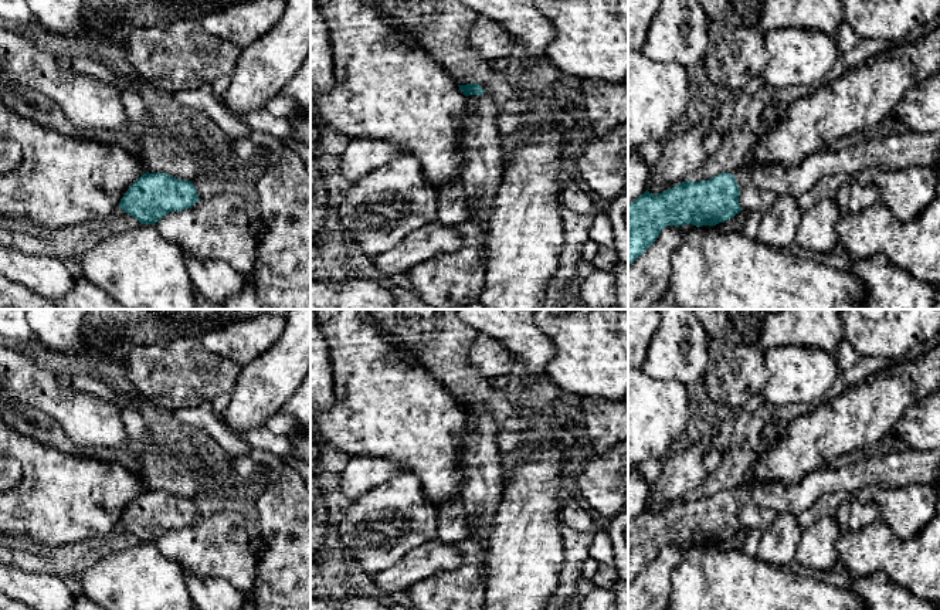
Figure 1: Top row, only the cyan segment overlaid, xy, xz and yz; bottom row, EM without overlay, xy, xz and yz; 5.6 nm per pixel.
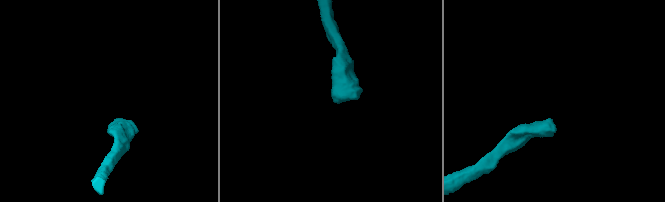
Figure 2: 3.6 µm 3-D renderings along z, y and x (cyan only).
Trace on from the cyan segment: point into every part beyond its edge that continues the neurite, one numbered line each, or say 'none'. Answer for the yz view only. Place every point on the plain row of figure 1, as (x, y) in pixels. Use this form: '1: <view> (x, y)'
1: yz (888, 468)

